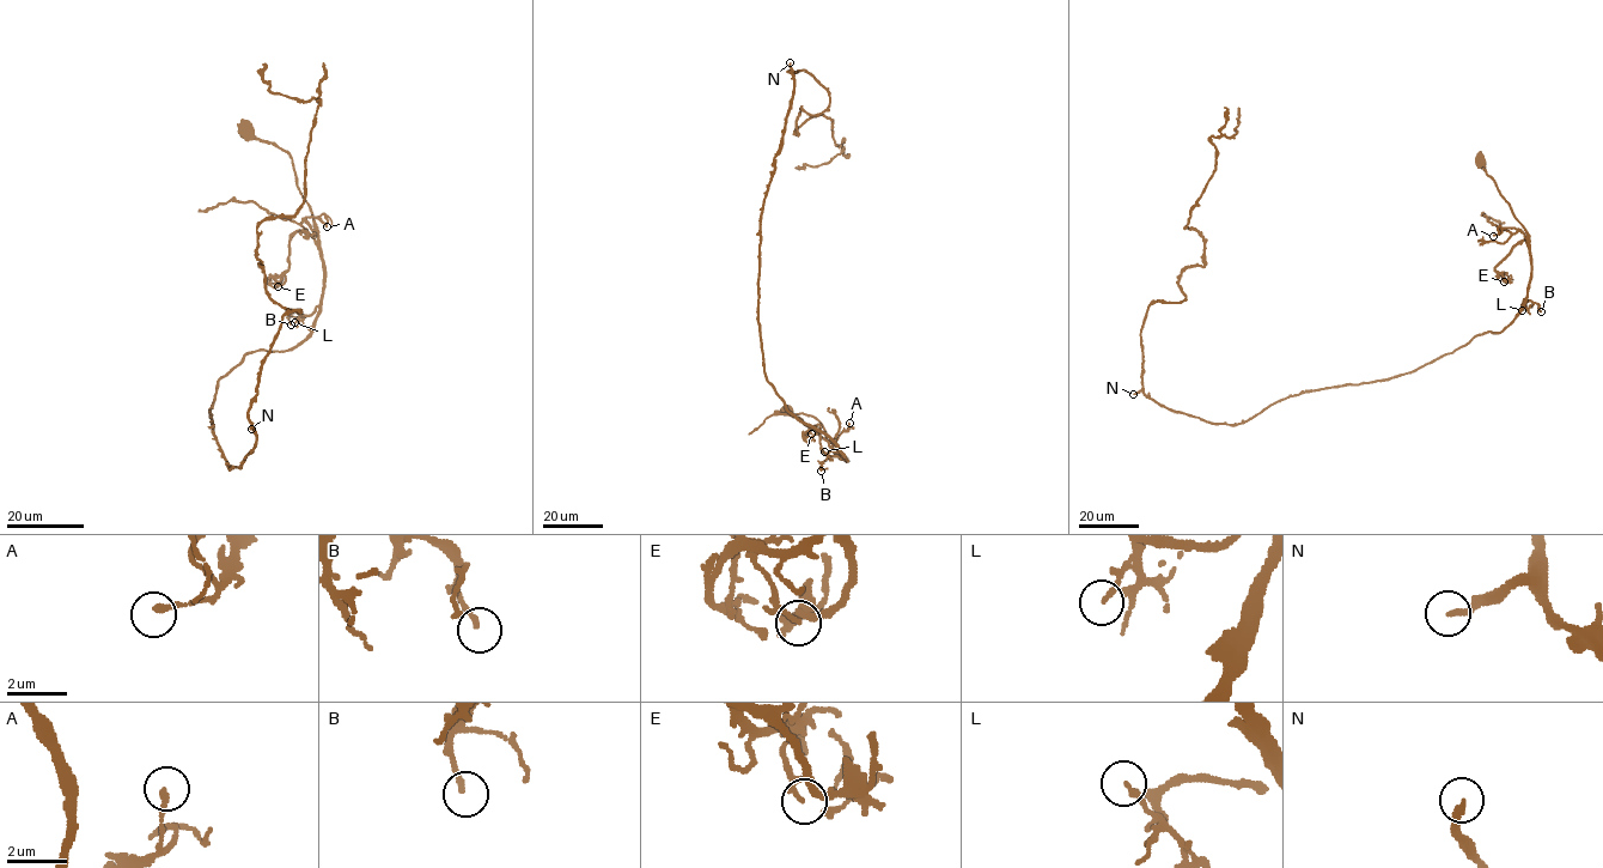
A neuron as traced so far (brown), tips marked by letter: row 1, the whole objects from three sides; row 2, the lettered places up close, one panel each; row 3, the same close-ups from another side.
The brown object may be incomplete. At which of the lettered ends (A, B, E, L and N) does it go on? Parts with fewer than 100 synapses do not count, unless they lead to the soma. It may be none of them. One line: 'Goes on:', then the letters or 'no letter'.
Goes on: N

